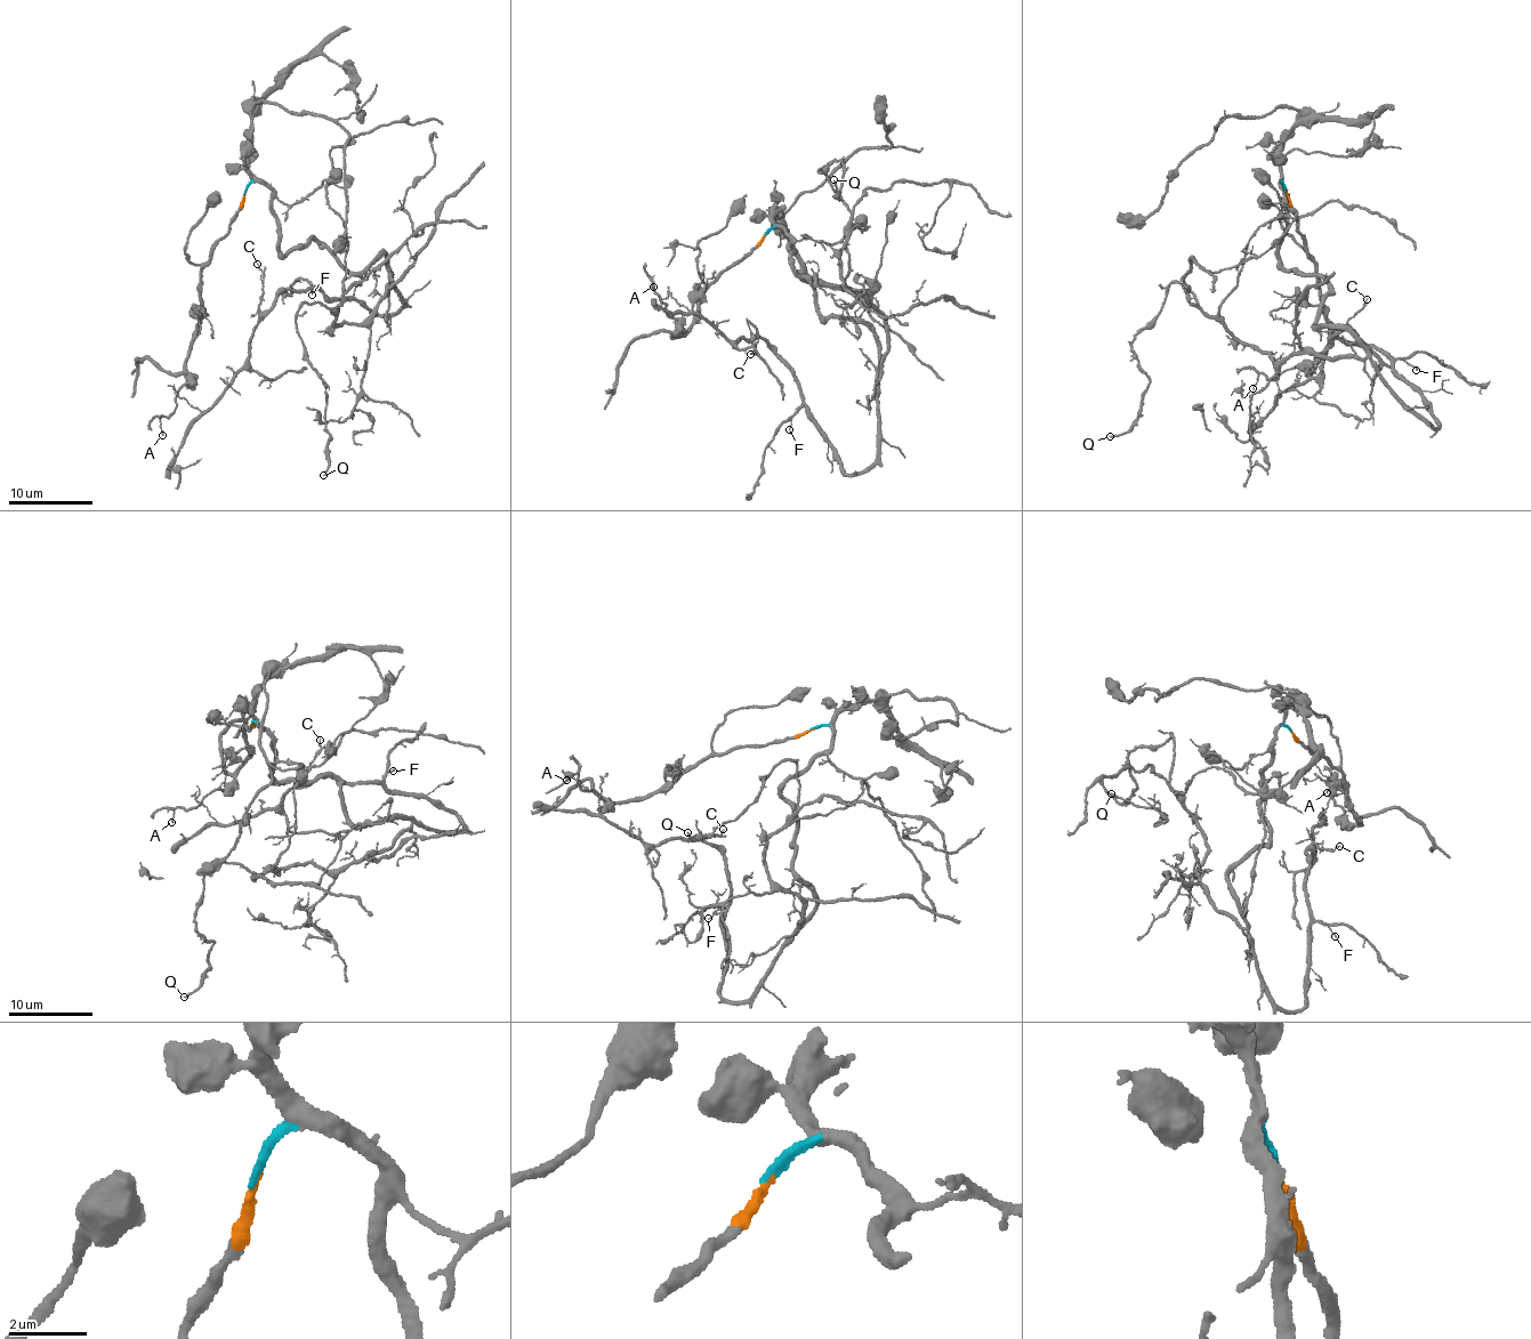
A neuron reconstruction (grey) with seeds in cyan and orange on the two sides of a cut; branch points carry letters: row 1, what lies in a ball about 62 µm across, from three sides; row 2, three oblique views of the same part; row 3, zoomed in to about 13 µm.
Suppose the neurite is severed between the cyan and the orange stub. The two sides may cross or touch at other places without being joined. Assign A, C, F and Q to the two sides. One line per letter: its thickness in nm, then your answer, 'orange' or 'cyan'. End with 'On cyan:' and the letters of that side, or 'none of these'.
A: 110 nm thick; orange
C: 120 nm thick; cyan
F: 130 nm thick; cyan
Q: 180 nm thick; cyan
On cyan: C, F, Q

